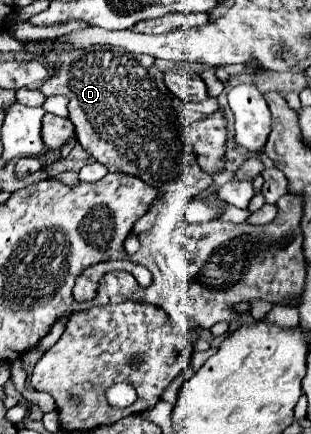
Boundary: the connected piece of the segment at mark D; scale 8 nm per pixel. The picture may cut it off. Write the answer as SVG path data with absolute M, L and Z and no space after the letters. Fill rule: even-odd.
M29 40L25 44L27 52L33 52L37 56L43 56L49 64L53 64L55 74L41 86L41 92L45 96L61 94L67 96L69 100L69 120L75 124L75 134L81 146L101 164L107 166L109 172L125 172L133 174L151 186L159 188L159 196L153 202L151 210L141 217L133 226L133 230L145 230L138 238L141 246L146 247L146 262L142 264L151 272L151 264L157 264L157 274L153 274L153 280L161 284L158 288L160 293L170 293L170 297L175 300L176 284L165 284L163 276L173 274L167 272L167 266L175 266L177 260L185 260L183 254L189 248L191 242L191 224L205 224L205 222L187 222L185 220L185 208L187 202L195 200L193 196L203 194L209 184L211 176L199 166L197 156L193 154L189 158L189 146L181 138L187 122L181 118L177 112L177 106L181 106L179 98L175 98L167 86L163 84L163 72L155 68L153 58L149 54L133 54L123 48L111 48L111 46L95 46L95 48L81 48L81 50L67 50L67 48L45 48L47 44L43 40Z

